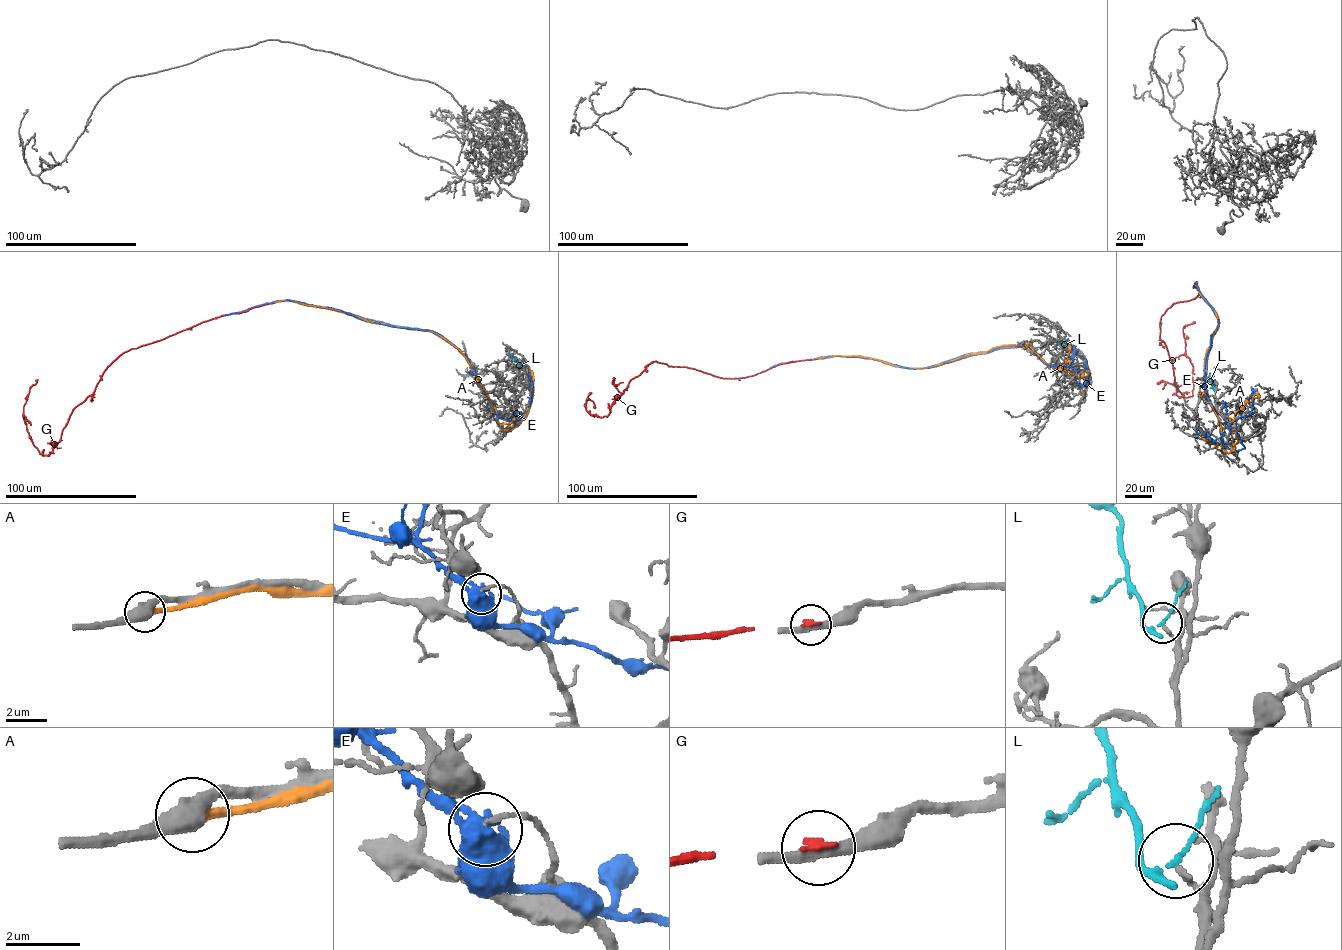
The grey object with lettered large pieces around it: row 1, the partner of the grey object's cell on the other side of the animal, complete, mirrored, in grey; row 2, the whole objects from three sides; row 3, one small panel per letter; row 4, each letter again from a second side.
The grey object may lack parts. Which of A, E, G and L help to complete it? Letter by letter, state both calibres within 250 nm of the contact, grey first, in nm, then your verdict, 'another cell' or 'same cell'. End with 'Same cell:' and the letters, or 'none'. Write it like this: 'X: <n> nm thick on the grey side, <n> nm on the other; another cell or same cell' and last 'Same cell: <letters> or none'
A: 440 nm thick on the grey side, 320 nm on the other; another cell
E: 110 nm thick on the grey side, 460 nm on the other; another cell
G: 240 nm thick on the grey side, 190 nm on the other; another cell
L: 100 nm thick on the grey side, 140 nm on the other; another cell
Same cell: none

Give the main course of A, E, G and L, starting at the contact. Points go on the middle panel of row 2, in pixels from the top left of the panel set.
A: (817, 358), (860, 356), (926, 368), (992, 348), (1021, 346), (1080, 377), (1088, 369), (1083, 392)
E: (1075, 352), (1070, 366), (1058, 367), (1015, 345), (916, 368), (830, 356), (780, 363), (738, 380)
G: (814, 359), (734, 379), (653, 361), (630, 380), (607, 416), (591, 415), (584, 405), (587, 398), (595, 408)
L: (1071, 347), (1057, 343)

